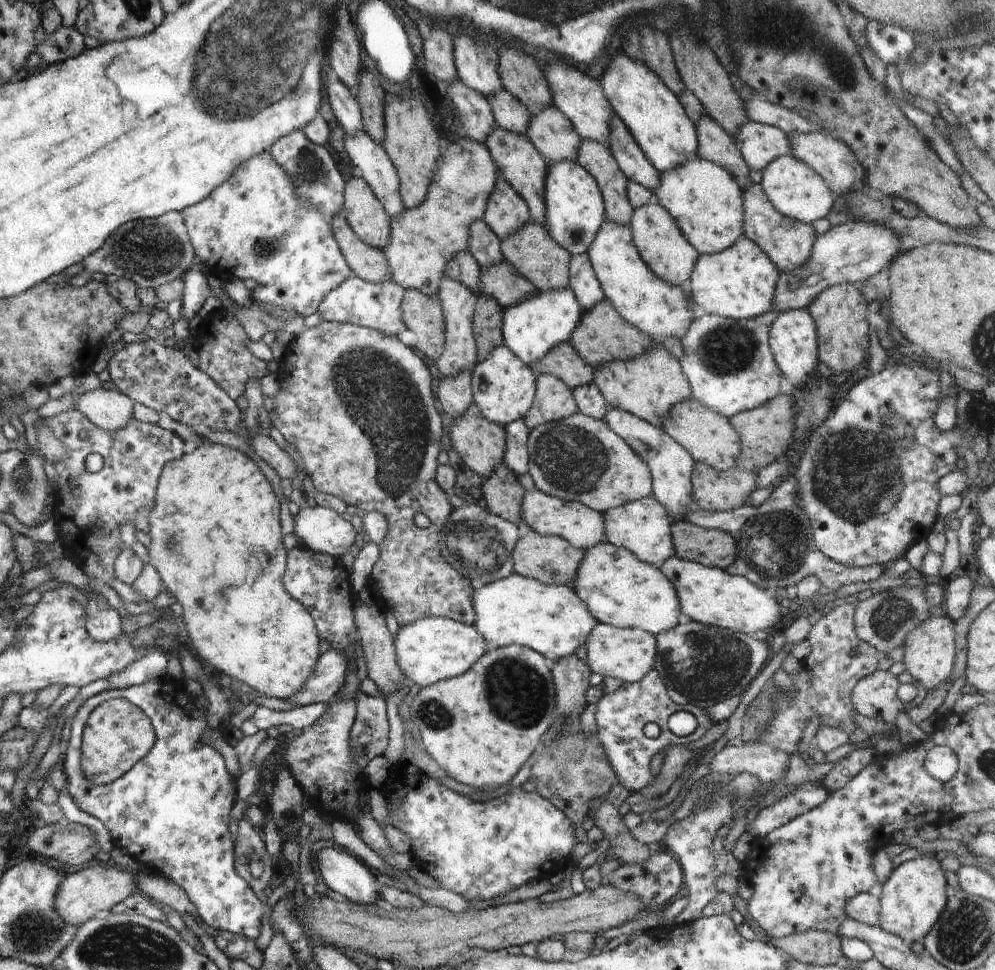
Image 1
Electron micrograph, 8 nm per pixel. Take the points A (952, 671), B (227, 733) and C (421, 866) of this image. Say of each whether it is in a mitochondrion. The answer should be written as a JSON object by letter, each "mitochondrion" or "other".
{"A":"other","B":"other","C":"other"}

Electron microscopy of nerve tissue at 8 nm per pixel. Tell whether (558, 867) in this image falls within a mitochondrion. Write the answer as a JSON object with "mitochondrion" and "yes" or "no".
{"mitochondrion":"no"}

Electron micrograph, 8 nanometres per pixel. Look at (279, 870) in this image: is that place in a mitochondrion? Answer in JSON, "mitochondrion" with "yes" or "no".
{"mitochondrion":"no"}

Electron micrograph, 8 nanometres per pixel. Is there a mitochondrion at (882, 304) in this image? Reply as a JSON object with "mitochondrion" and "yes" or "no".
{"mitochondrion":"no"}

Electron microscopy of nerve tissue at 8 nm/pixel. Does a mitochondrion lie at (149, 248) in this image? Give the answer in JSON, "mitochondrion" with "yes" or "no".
{"mitochondrion":"yes"}

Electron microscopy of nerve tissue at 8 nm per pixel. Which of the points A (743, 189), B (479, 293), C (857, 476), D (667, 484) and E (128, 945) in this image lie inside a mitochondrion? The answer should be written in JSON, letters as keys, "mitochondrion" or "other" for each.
{"A":"other","B":"other","C":"mitochondrion","D":"other","E":"mitochondrion"}

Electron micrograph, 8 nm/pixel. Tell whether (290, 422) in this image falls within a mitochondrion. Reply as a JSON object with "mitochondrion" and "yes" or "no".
{"mitochondrion":"no"}

